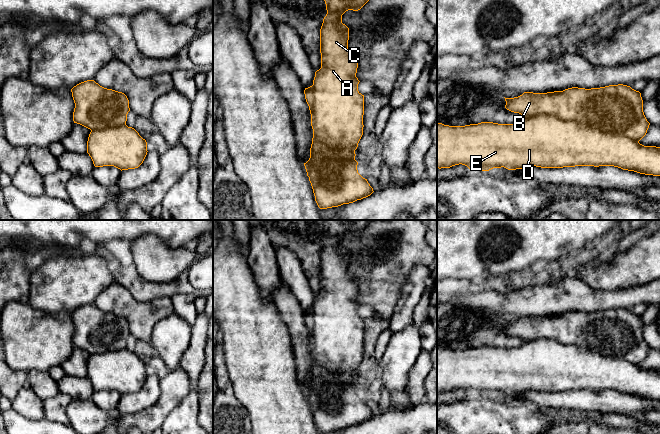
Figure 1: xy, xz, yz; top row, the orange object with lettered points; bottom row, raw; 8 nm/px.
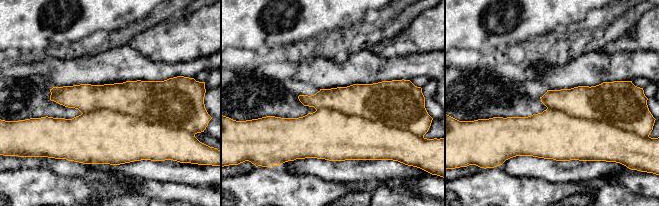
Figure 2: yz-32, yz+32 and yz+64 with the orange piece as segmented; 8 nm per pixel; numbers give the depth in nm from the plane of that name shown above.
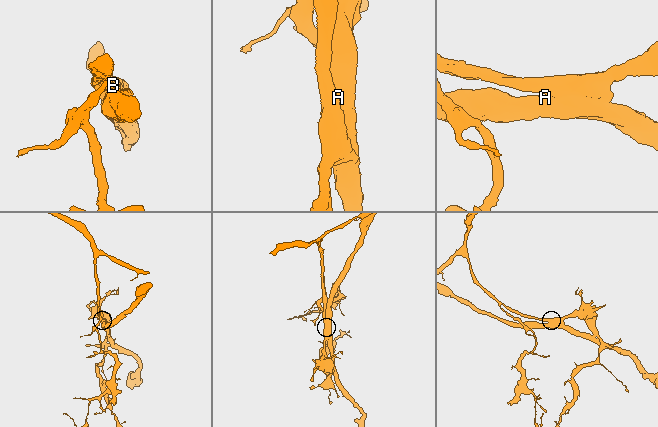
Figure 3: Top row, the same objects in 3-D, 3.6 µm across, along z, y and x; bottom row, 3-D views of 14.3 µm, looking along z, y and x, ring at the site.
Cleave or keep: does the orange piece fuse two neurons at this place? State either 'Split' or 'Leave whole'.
Split

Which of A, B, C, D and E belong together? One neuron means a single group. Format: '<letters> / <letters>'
A C D E / B

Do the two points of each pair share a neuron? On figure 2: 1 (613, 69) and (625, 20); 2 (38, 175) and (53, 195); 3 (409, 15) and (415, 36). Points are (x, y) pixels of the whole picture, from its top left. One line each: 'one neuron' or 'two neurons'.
1: two neurons
2: one neuron
3: two neurons

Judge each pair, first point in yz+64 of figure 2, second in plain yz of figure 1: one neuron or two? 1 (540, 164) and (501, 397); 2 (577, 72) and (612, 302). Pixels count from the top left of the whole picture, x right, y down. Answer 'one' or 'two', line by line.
1: two
2: one

